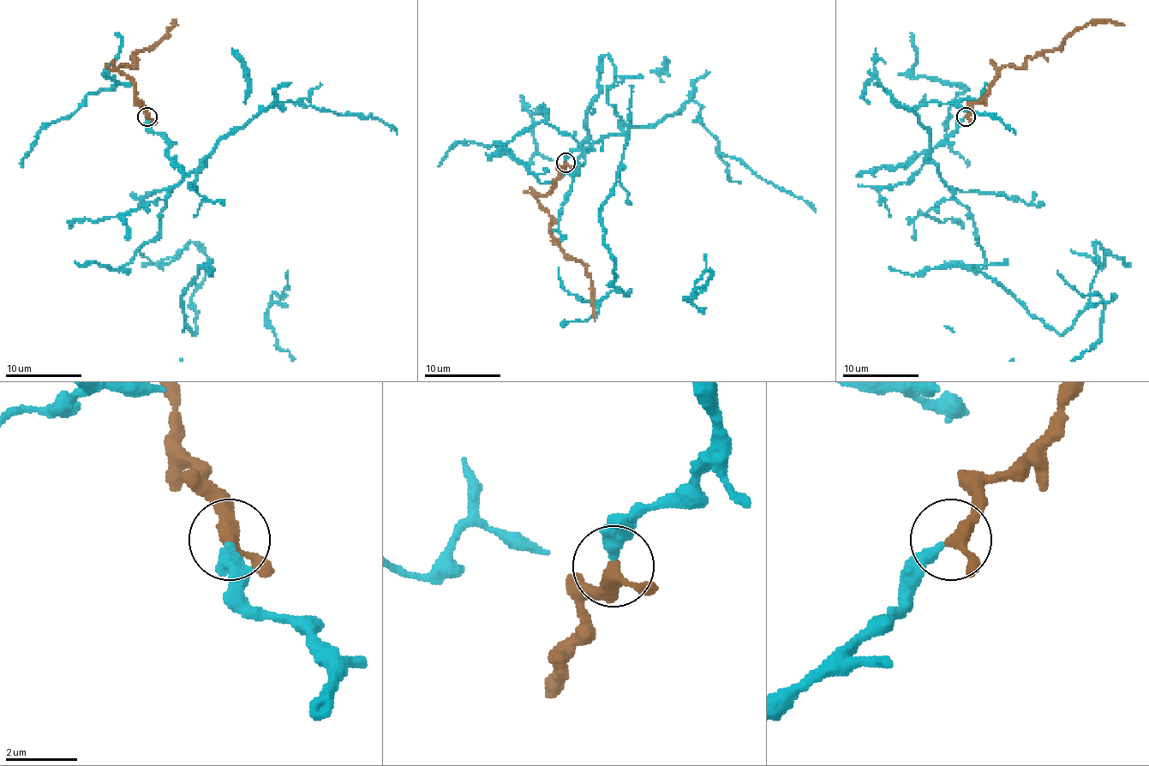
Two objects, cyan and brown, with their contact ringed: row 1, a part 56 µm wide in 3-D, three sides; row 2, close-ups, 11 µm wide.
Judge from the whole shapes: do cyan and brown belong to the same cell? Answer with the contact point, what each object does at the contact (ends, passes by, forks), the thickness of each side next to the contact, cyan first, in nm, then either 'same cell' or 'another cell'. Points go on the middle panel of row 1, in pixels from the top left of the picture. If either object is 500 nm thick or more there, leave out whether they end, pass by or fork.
(565, 163) | cyan ends | brown passes by | 360/320 nm | same cell

